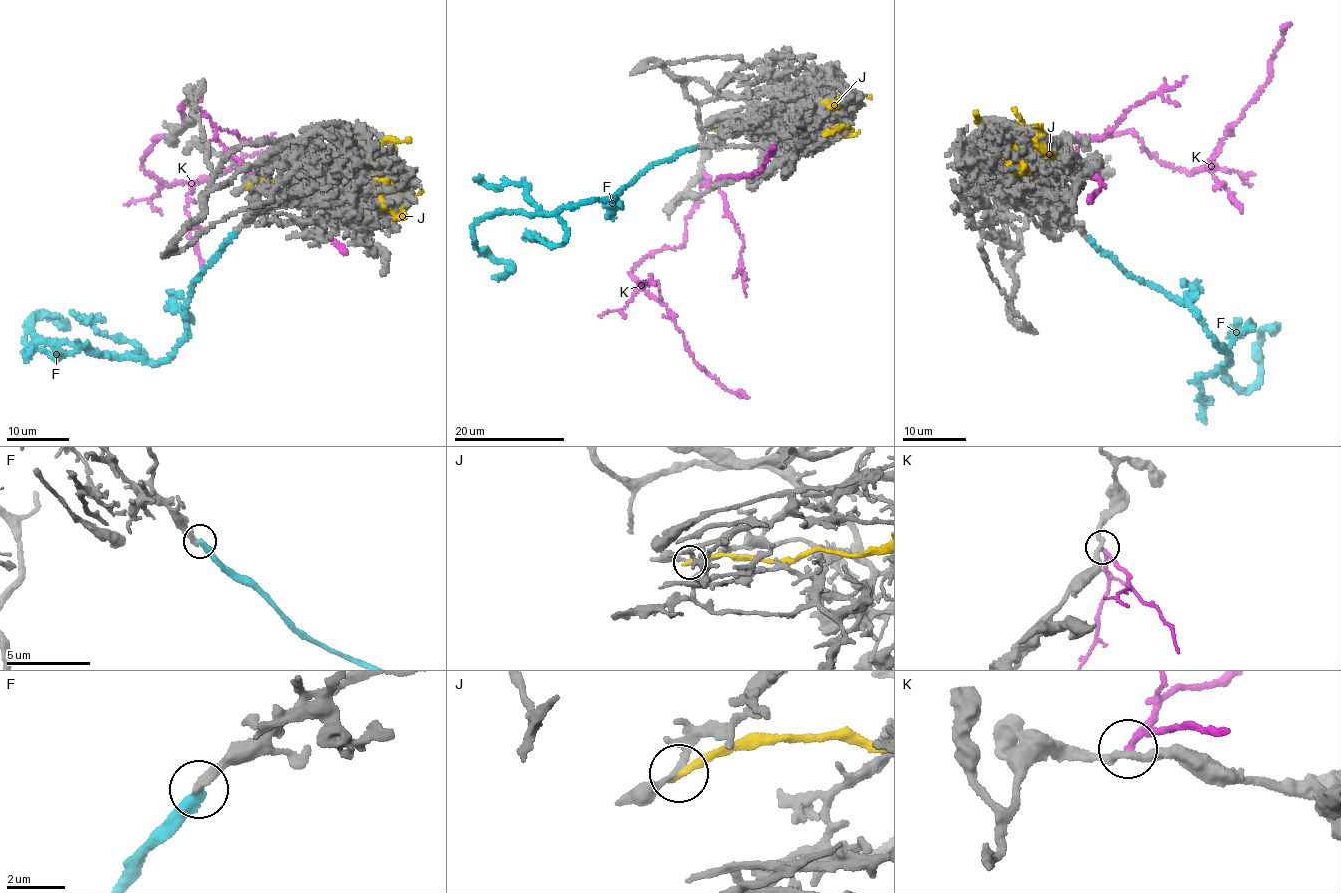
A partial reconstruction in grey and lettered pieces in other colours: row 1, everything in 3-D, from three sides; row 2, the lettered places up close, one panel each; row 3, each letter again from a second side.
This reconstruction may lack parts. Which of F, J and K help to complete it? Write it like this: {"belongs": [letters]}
{"belongs": []}

